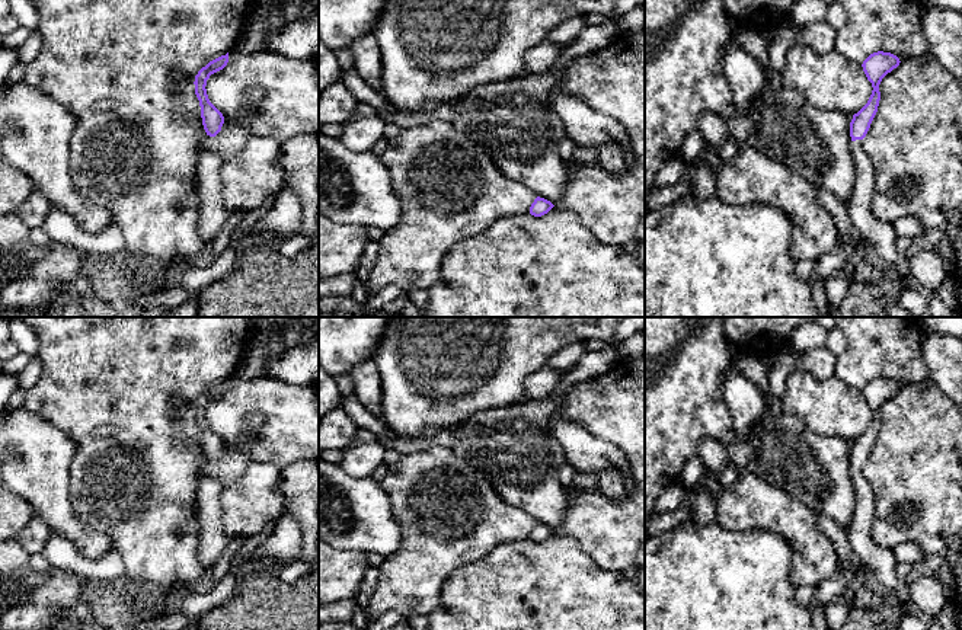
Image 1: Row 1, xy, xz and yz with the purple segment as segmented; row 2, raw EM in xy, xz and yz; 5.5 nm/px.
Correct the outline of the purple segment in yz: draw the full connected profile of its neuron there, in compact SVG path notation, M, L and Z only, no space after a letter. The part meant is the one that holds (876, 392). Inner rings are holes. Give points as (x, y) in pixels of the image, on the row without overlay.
M891 378L870 380L862 390L867 406L872 409L872 420L867 429L853 441L850 448L851 477L857 493L854 522L847 530L853 551L859 556L880 592L892 592L898 605L911 607L908 583L897 576L897 557L892 549L880 547L872 537L875 519L875 493L863 474L870 450L878 438L882 404L899 391L899 384Z

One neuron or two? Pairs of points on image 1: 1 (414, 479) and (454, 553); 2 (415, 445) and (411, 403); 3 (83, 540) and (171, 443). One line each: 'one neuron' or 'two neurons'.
1: one neuron
2: two neurons
3: two neurons

